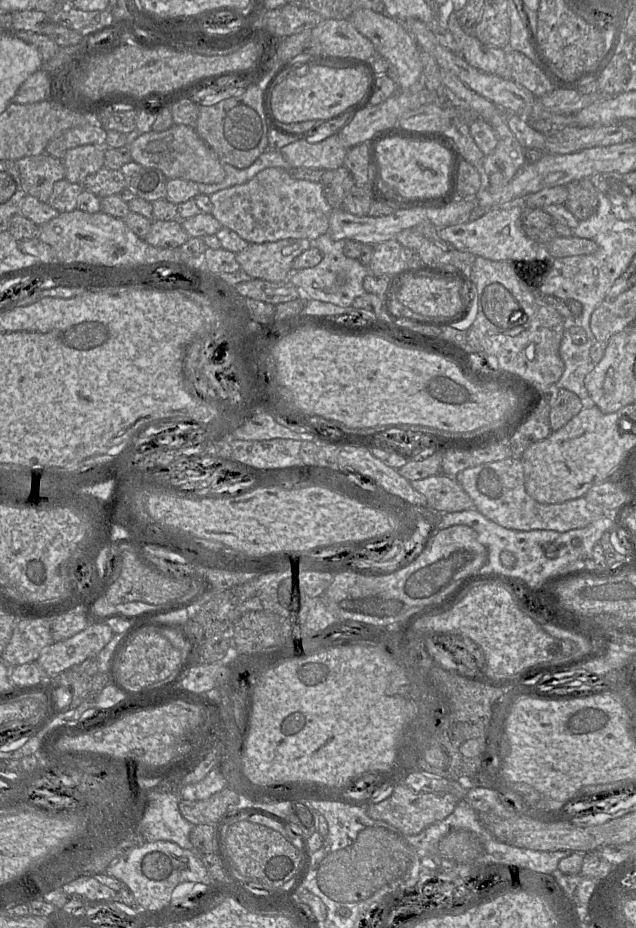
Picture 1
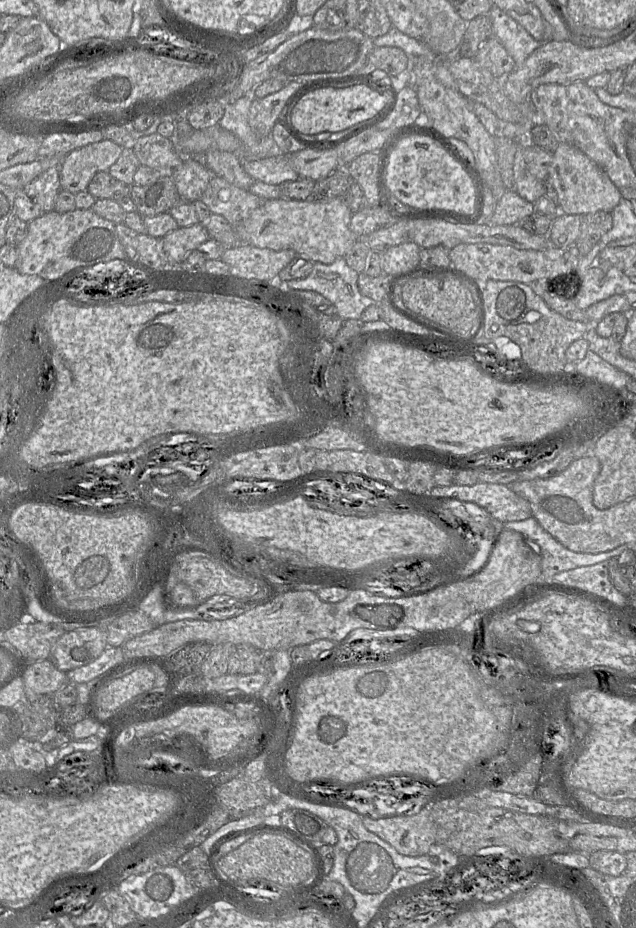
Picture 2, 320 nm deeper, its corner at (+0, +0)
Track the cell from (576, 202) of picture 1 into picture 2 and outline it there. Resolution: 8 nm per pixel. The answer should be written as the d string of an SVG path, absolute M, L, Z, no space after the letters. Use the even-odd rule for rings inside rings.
M599 211L581 216L580 233L575 243L579 255L588 254L612 228L612 224L611 212Z

